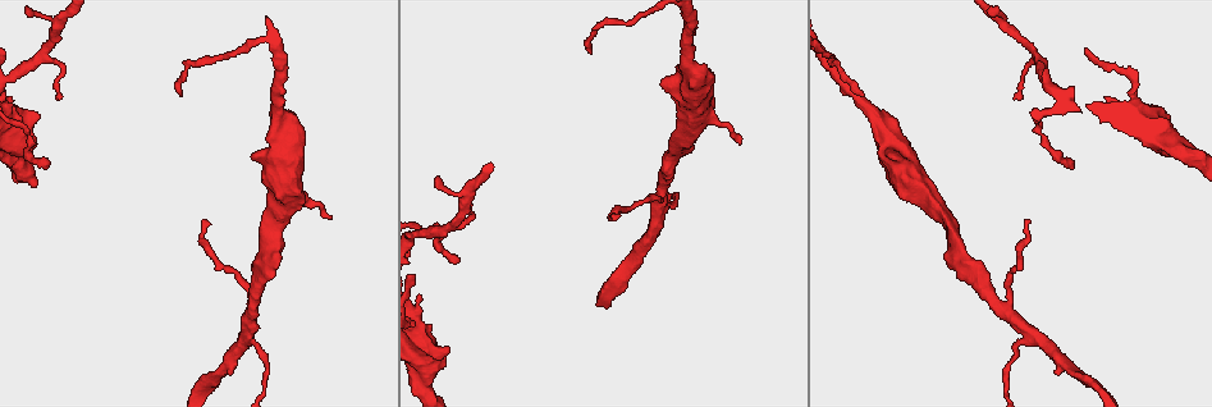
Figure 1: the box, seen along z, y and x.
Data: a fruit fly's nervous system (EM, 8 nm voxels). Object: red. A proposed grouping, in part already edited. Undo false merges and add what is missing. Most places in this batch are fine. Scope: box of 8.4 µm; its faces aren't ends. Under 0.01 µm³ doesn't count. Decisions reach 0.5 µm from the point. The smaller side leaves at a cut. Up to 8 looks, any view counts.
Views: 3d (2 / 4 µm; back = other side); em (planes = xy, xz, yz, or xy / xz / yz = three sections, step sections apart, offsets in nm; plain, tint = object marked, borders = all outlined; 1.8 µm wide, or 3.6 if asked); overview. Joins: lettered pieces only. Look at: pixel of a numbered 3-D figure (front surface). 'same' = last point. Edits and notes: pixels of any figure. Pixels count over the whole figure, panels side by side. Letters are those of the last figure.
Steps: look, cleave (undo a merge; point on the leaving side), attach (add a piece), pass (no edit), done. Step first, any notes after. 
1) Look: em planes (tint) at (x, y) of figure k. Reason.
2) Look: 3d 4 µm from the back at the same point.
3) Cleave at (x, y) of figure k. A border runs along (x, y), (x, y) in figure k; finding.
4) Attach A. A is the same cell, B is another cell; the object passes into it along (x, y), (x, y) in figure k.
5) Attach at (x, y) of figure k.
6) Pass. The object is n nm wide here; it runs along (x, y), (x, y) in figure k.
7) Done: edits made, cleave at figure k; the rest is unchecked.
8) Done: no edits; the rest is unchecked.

Look: em planes (tint) at (739, 142) of figure 1. An open end.

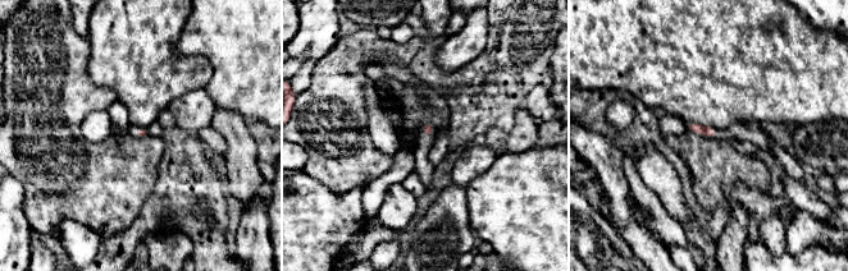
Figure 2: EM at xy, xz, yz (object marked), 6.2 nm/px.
Look: em planes (borders) at the same point. What lies round it.

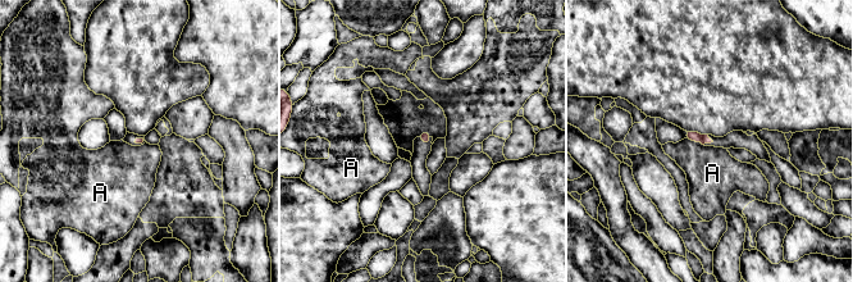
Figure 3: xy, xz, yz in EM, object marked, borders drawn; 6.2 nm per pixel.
Pass. A is another cell; no lettered piece goes on from it.

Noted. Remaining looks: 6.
Look: 3d 2 µm from the back at (249, 332) of figure 1. Sharp bend.

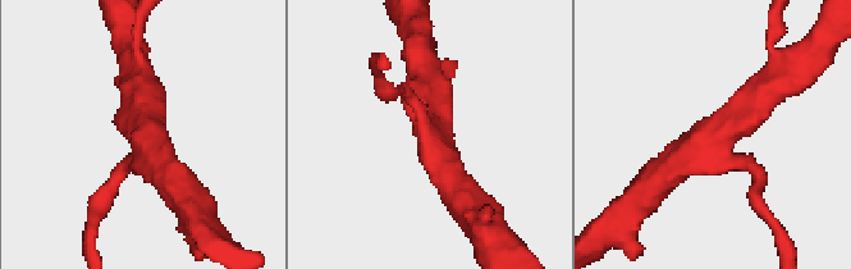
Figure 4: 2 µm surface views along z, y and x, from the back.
Look: em yz step 8 (borders) at (715, 131) of figure 4. 3 arms meet here; shape alone is not enough.

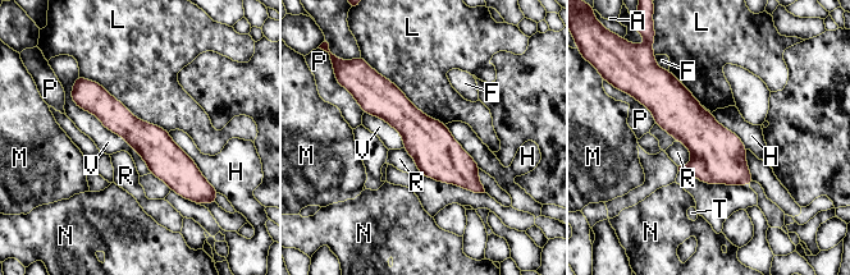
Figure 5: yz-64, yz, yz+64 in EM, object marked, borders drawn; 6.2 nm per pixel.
Pass. A, F, H, L, M, N, P, R, T and V are other cells; it runs along (77, 90), (197, 182) in figure 5; all the same neuron.

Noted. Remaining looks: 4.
Look: em xy step 4 (tint) at (1069, 159) of figure 1. An open end.

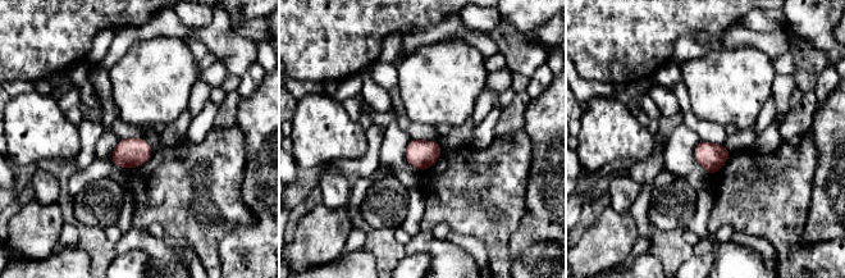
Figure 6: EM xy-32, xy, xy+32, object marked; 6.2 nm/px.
Look: em planes (borders) at the same point. Another direction.

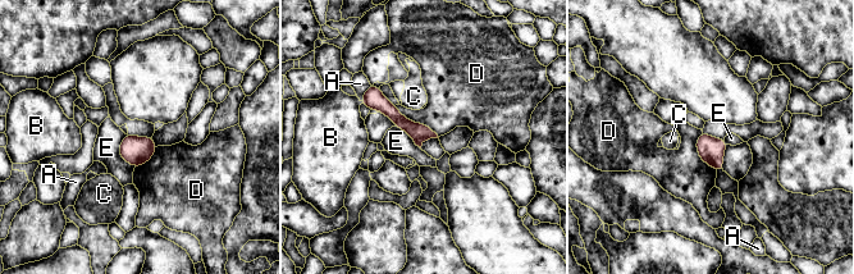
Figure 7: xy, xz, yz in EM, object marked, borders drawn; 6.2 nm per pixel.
Pass. A, B, C, D and E are other cells; it runs along (370, 91), (401, 122), (432, 135) in figure 7; none of them fits.

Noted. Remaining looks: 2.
Done: no edits; the rest is unchecked.

